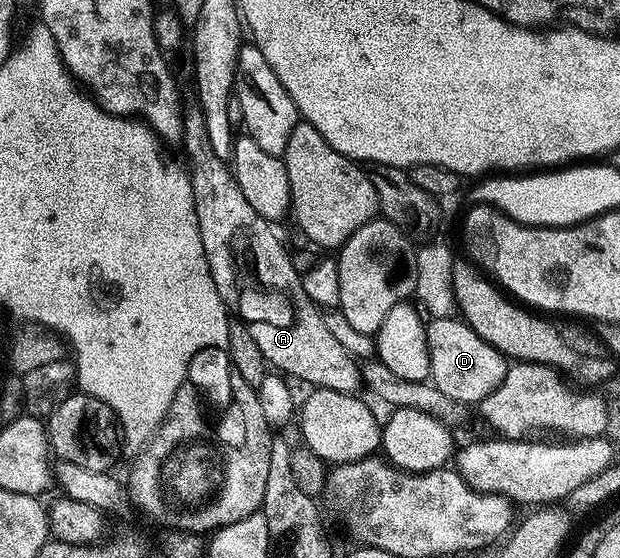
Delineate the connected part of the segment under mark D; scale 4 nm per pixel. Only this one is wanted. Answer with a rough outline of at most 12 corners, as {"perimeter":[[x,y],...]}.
{"perimeter":[[464,320],[426,324],[430,382],[478,405],[510,360]]}

